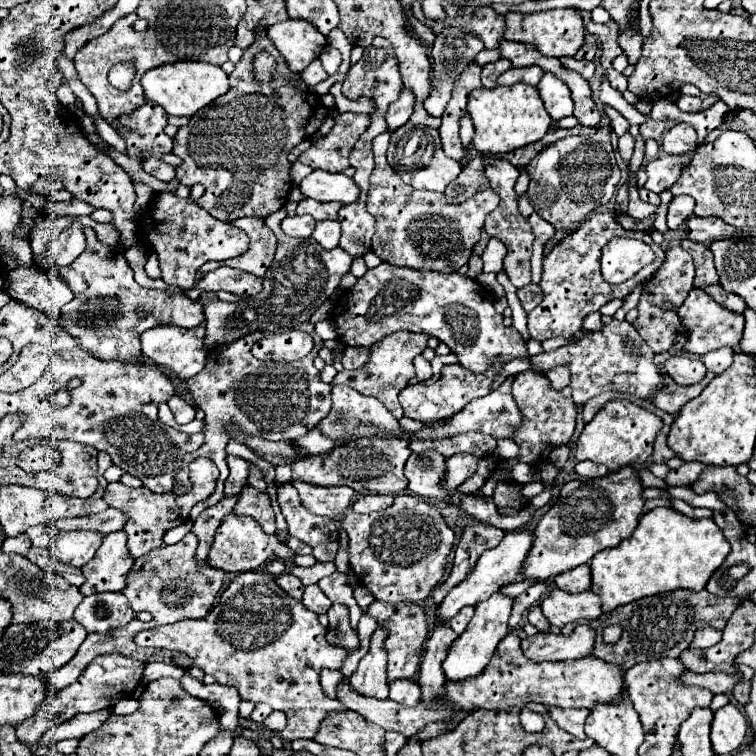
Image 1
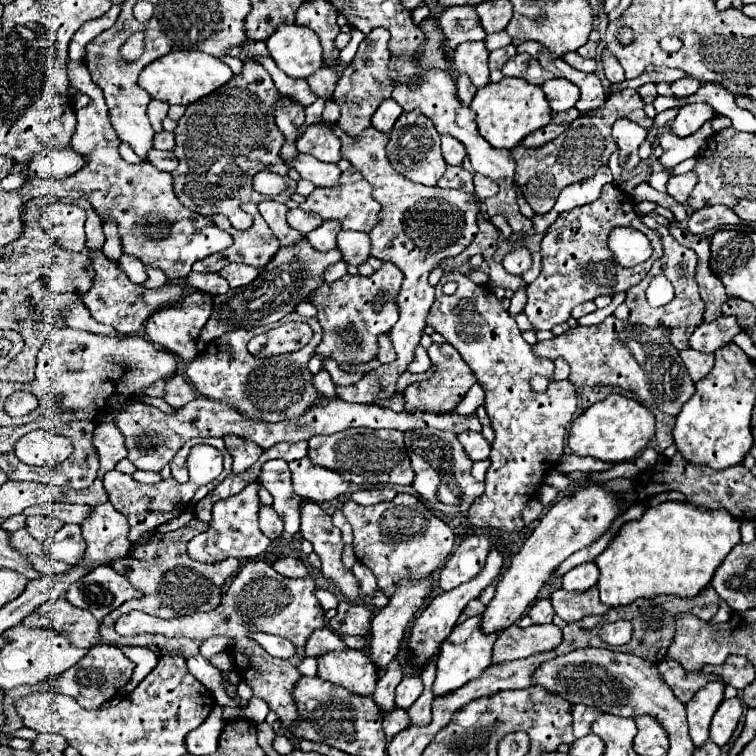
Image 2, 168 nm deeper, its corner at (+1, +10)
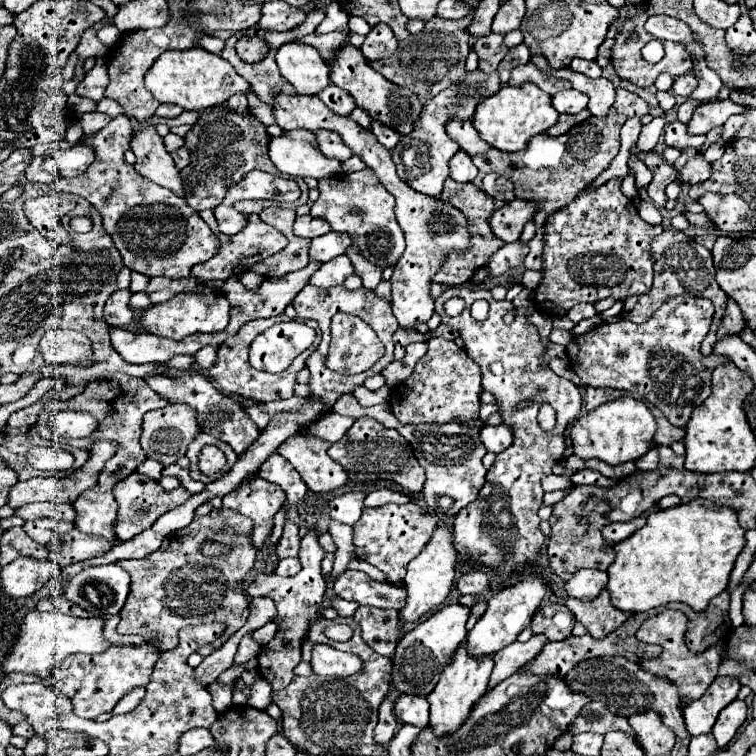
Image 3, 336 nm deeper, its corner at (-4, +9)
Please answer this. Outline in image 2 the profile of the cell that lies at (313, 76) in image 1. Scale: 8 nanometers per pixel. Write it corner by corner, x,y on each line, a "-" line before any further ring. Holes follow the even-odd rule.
322,65
322,67
320,67
318,71
314,71
306,81
308,81
310,89
312,89
318,97
326,99
326,97
334,91
334,85
336,85
336,81
338,81
338,75
336,75
336,71
334,71
332,67

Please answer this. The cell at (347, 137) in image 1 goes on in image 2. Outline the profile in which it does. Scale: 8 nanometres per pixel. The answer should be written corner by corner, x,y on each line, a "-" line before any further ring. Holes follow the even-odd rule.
312,123
306,127
304,135
296,141
300,153
308,153
326,163
338,163
342,159
342,141
336,133
322,123

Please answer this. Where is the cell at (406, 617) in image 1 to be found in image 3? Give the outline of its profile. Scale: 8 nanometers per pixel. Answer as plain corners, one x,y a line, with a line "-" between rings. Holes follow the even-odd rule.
385,698
385,702
381,704
379,710
379,724
375,726
375,742
381,746
387,746
391,742
391,738
395,736
397,730
397,720
393,714
393,702
389,702
389,698

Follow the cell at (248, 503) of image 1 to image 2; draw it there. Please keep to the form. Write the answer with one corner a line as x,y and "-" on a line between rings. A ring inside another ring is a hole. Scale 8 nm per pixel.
260,505
260,529
274,541
282,533
282,521
276,511
268,505

